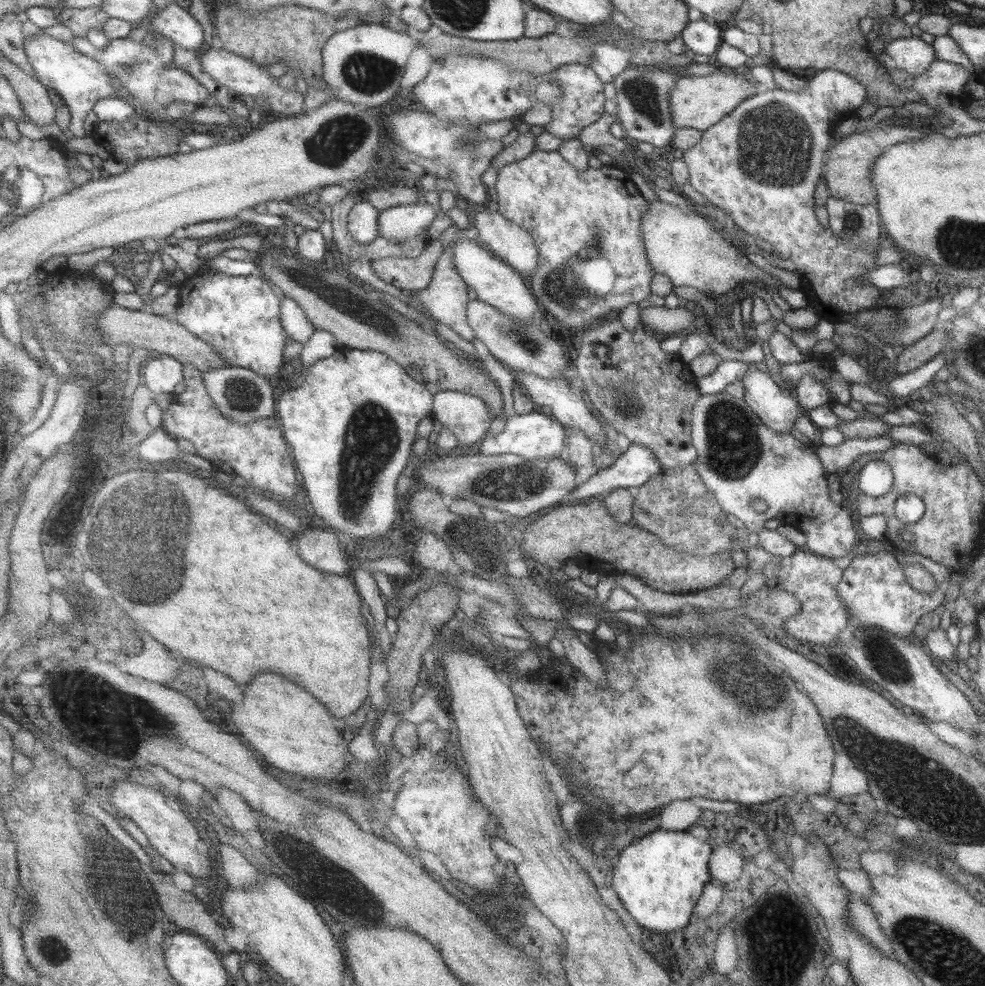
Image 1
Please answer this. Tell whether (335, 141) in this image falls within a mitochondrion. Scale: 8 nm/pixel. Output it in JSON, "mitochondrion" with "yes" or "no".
{"mitochondrion":"yes"}

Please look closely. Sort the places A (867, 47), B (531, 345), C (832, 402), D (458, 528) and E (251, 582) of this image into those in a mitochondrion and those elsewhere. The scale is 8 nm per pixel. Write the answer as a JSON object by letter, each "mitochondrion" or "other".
{"A":"other","B":"mitochondrion","C":"other","D":"mitochondrion","E":"other"}

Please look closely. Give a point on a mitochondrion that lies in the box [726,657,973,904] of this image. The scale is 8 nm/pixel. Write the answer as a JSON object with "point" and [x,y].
{"point":[846,725]}

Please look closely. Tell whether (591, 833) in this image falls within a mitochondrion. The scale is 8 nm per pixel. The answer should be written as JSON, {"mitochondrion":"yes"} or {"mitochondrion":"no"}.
{"mitochondrion":"yes"}

